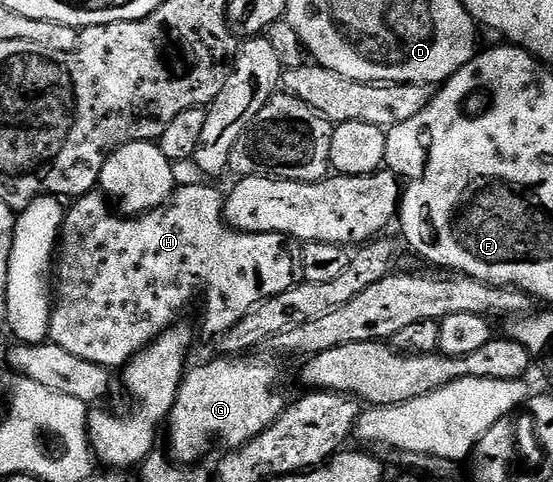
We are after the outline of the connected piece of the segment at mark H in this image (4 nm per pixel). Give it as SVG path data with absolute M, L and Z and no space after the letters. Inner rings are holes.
M205 183L194 187L179 187L157 209L139 215L121 215L114 211L113 206L96 191L75 198L67 206L64 214L64 225L60 228L58 256L54 261L54 273L58 280L54 285L52 318L48 324L51 344L70 351L70 355L78 355L78 359L86 359L86 363L98 363L106 366L109 371L116 371L116 368L119 370L121 367L127 366L133 358L143 354L144 350L177 320L175 317L195 299L196 293L204 292L204 329L212 336L212 339L218 339L226 331L230 331L230 327L234 327L234 323L238 323L238 319L242 319L242 315L246 315L254 307L258 307L258 303L262 303L274 295L282 295L282 291L297 284L301 246L293 238L281 233L241 233L240 230L232 228L227 221L218 216L218 197L216 201L216 193L210 185Z

